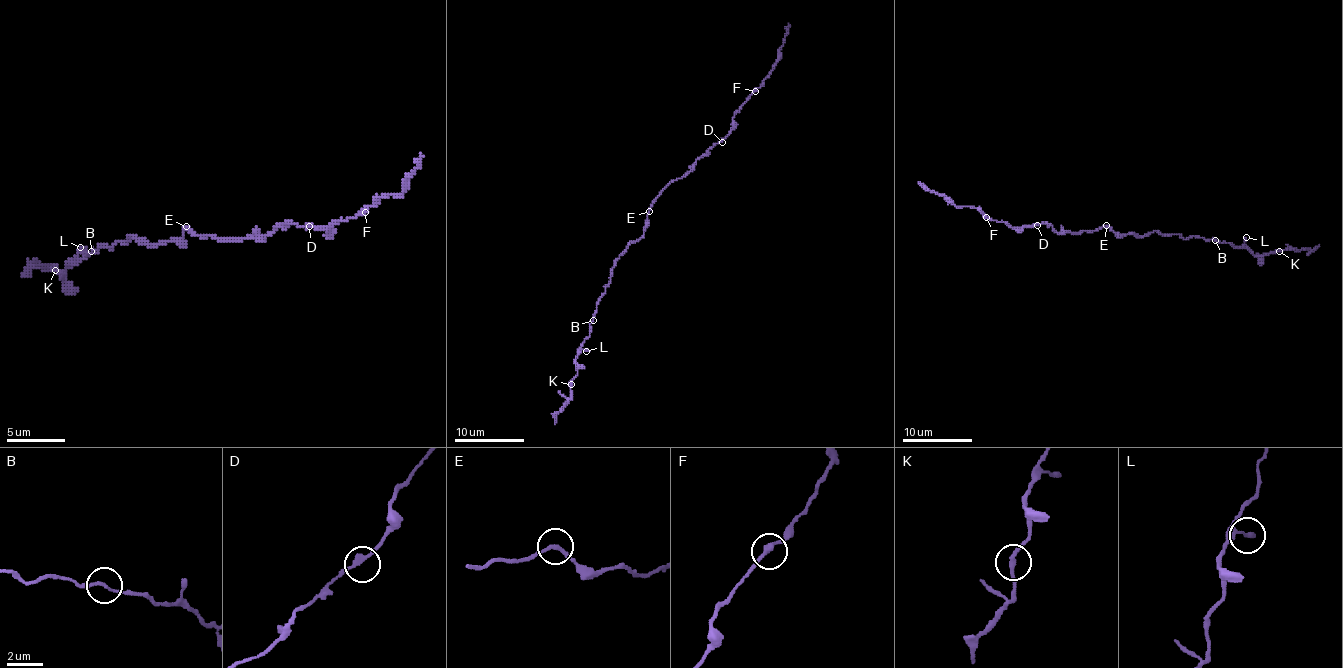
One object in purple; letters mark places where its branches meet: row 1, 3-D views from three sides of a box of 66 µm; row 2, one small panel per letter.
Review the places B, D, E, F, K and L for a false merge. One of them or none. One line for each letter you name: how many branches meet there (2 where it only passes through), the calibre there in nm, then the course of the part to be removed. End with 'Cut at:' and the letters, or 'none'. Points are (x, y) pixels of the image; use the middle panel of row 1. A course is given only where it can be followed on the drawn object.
K: Branches: 2. Thickness 240 nm. Course of the part to remove: (570, 384), (570, 400), (556, 415), (555, 424)
Cut at: K

